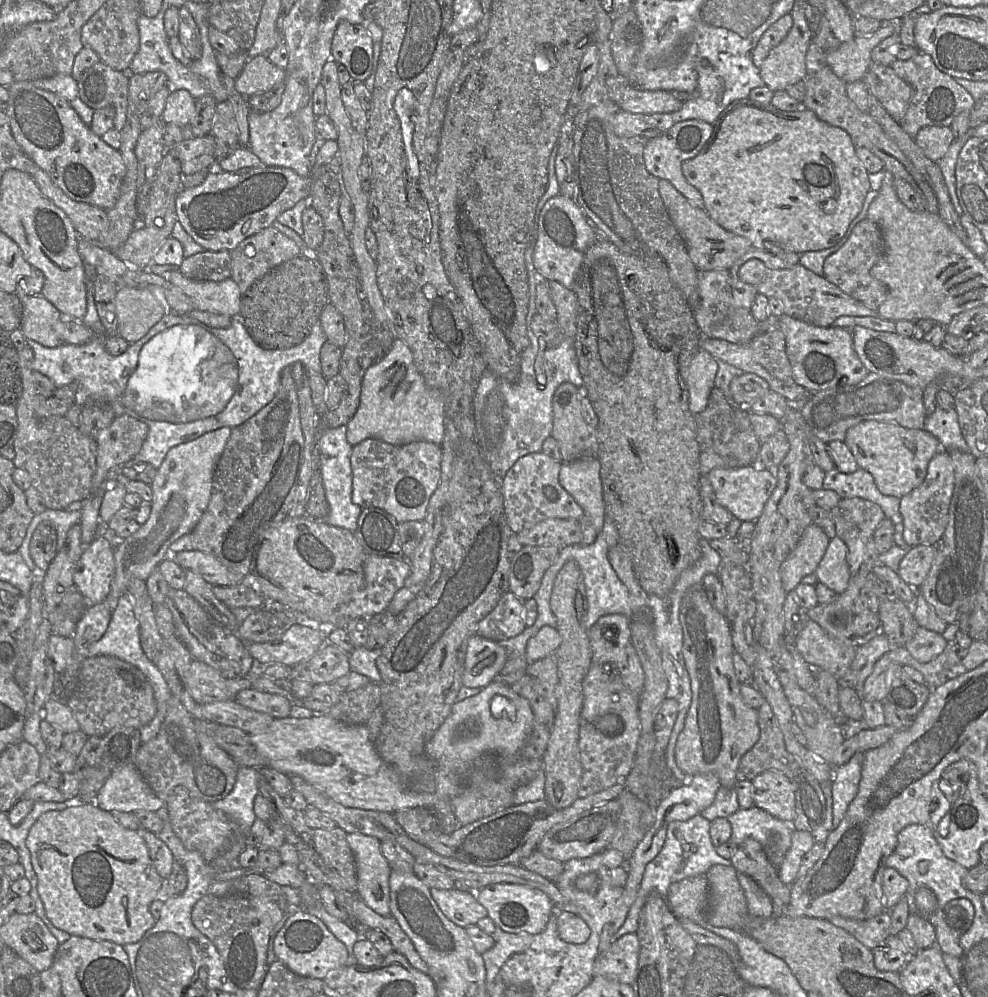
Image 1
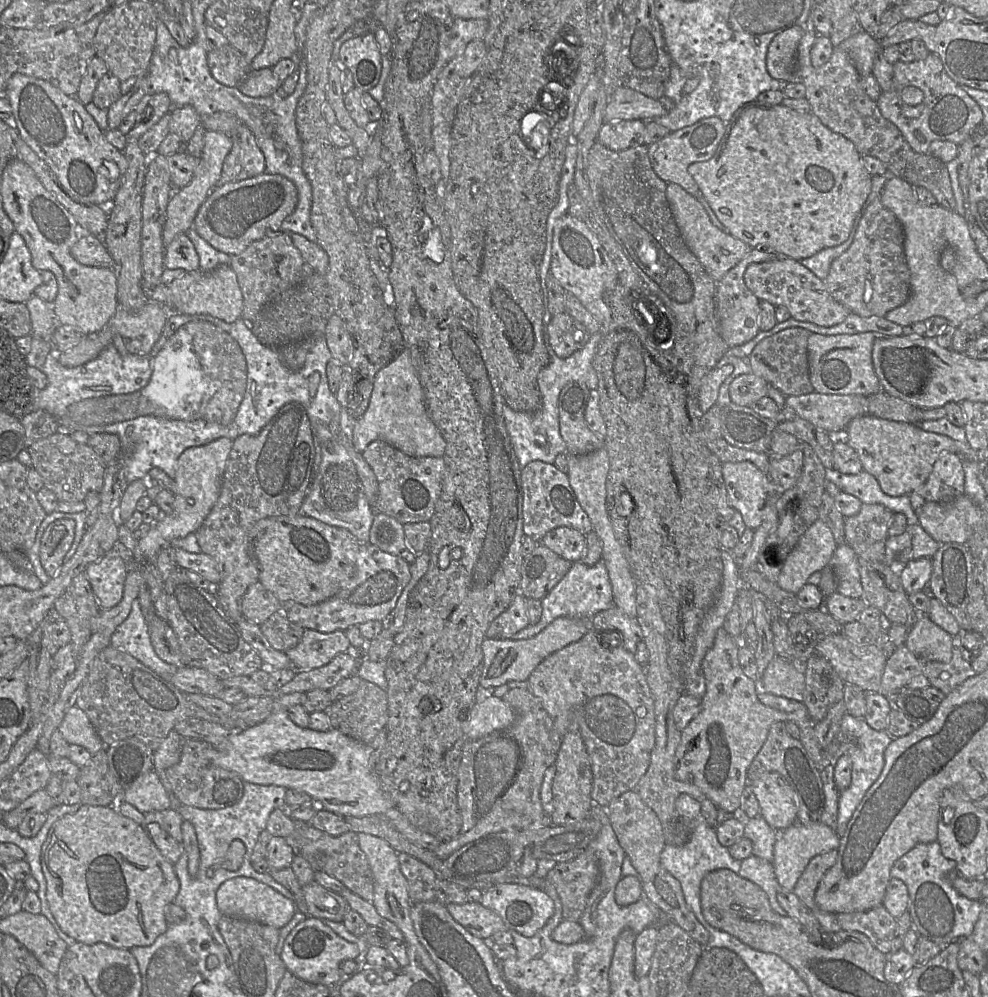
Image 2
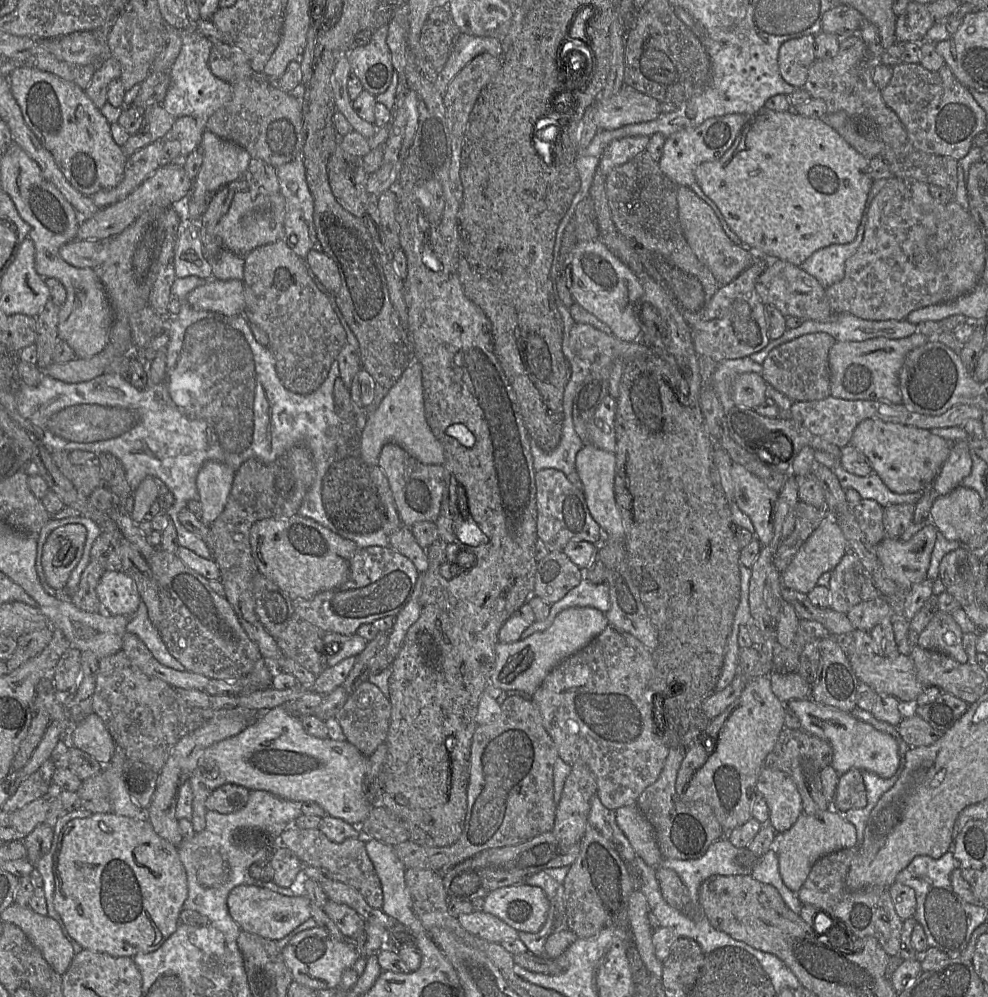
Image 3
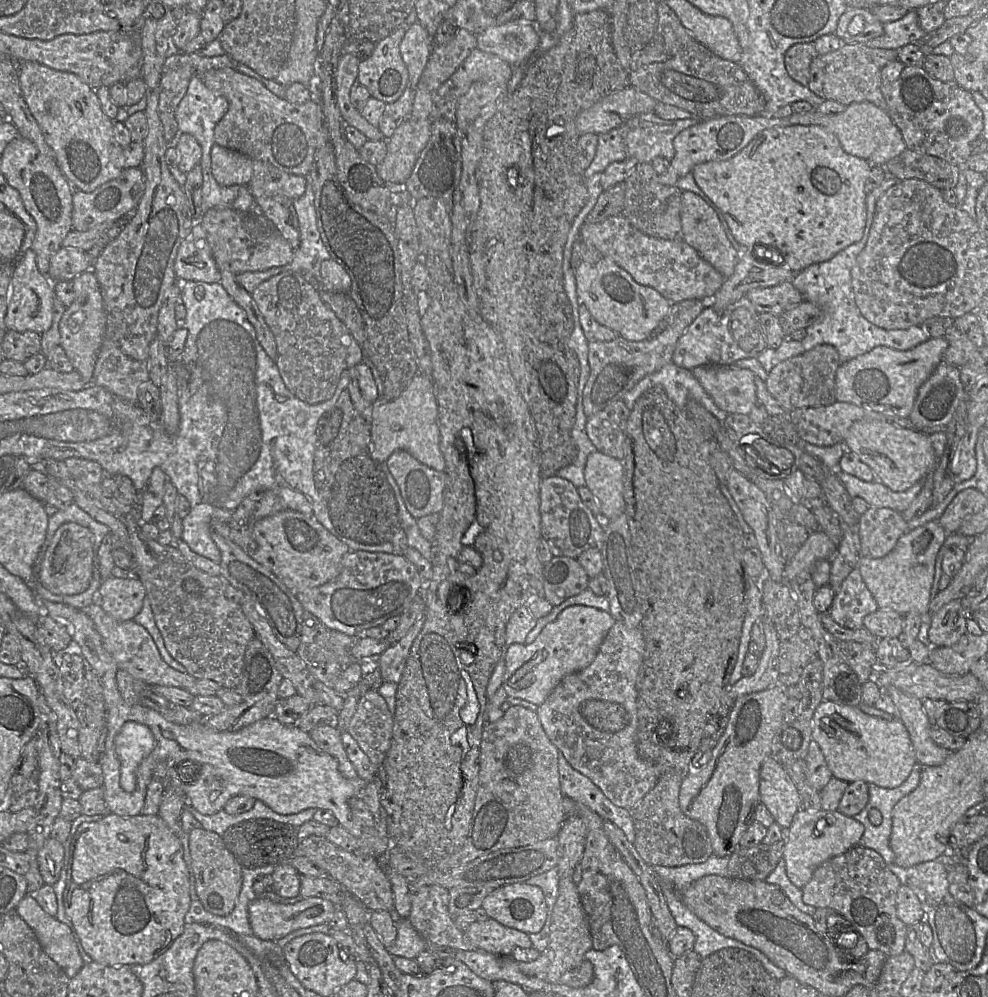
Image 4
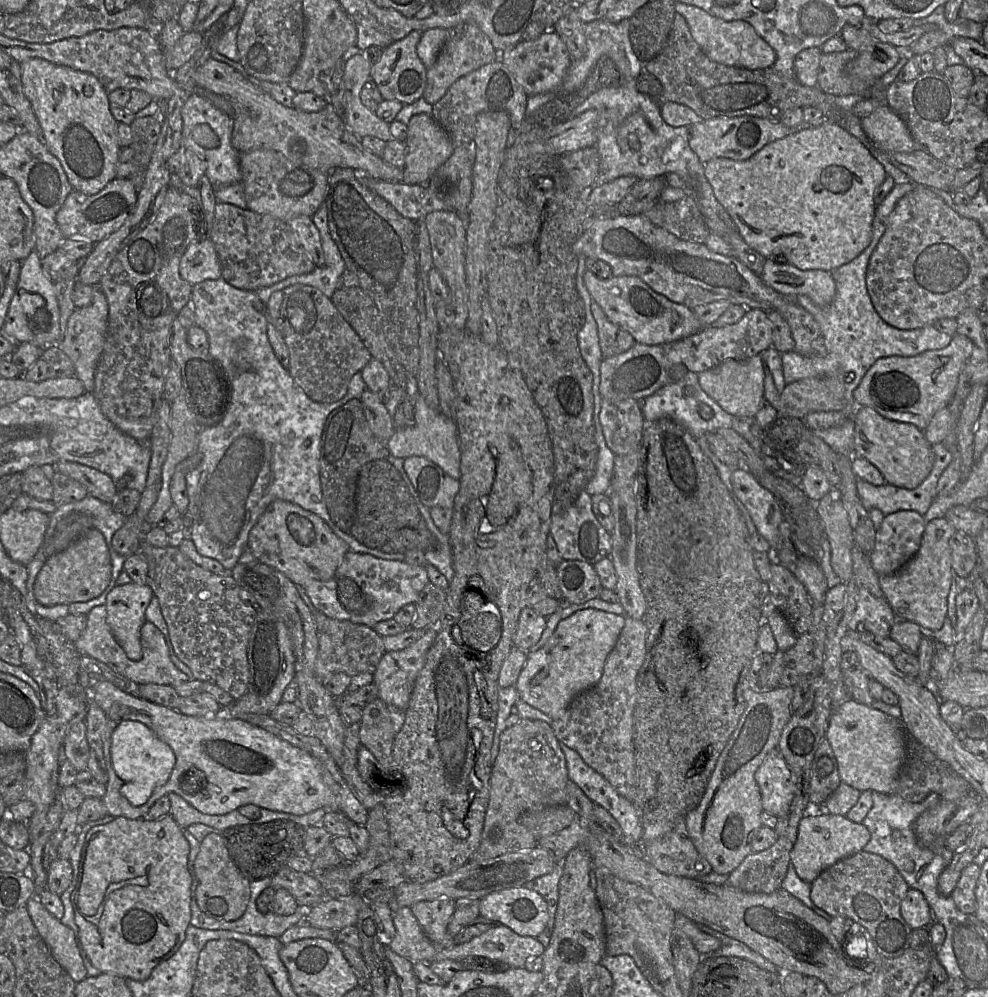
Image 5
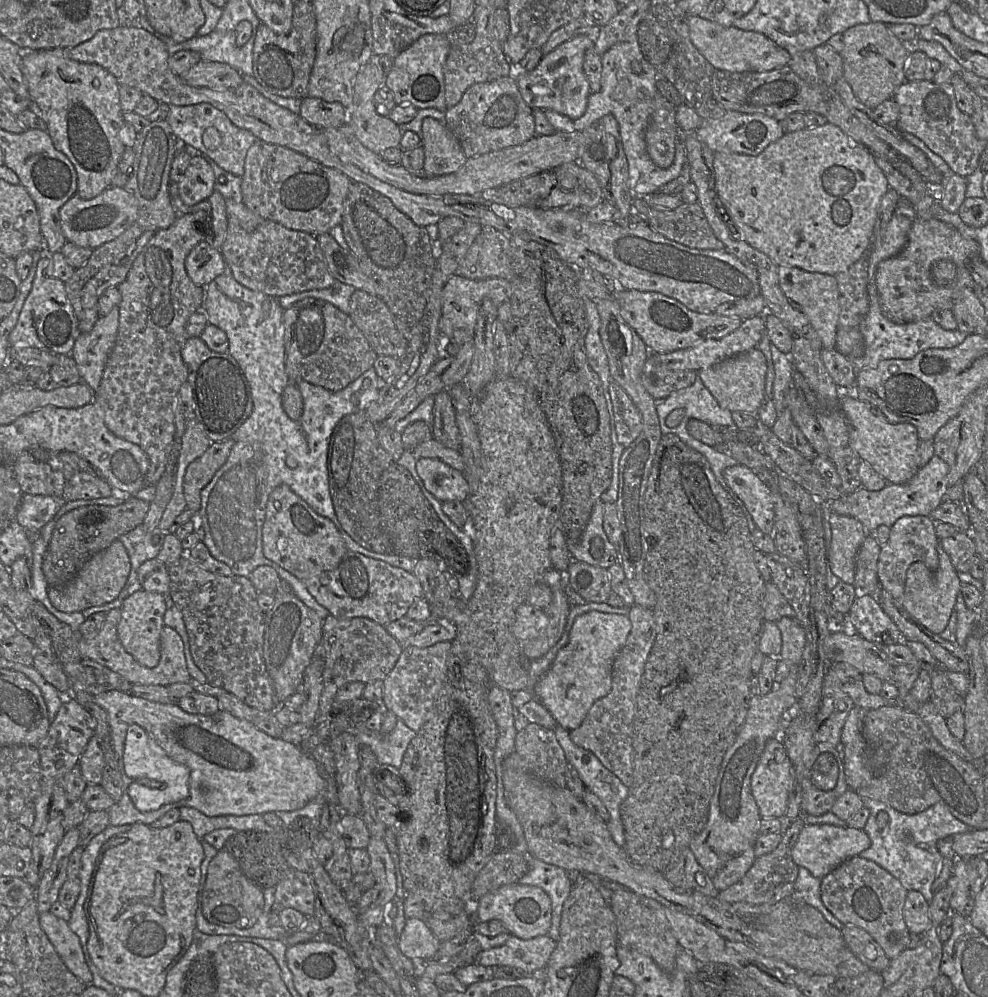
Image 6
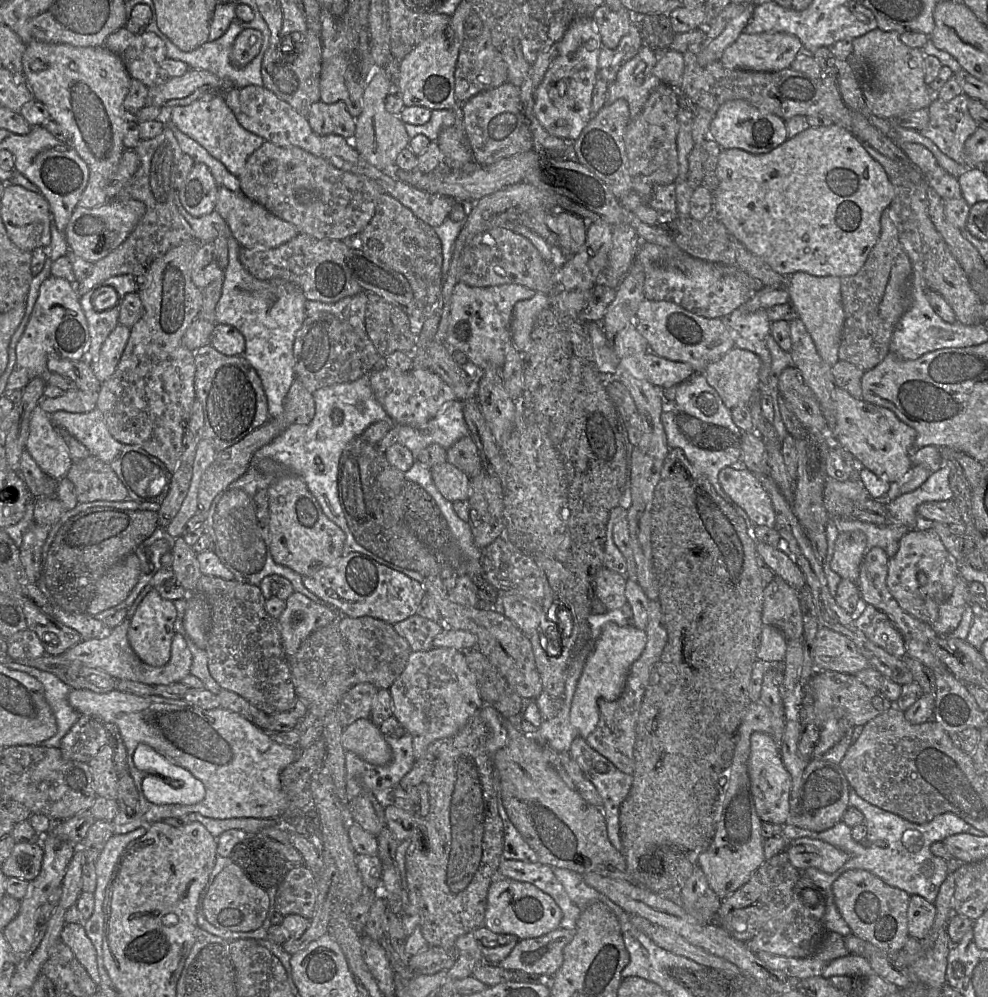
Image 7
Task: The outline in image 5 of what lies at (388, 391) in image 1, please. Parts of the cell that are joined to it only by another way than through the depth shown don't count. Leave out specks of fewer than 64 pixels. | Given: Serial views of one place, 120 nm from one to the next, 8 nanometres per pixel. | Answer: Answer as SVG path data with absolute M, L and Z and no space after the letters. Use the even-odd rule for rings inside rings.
M415 394L414 399L414 424L409 427L396 429L386 444L391 456L407 458L419 456L435 463L446 474L459 480L460 449L457 437L457 427L452 419L427 405L424 398Z

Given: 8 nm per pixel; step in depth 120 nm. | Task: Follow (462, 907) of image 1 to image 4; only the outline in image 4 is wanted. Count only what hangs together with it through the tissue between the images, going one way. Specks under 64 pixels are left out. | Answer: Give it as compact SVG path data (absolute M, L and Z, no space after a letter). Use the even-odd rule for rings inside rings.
M496 920L474 921L464 930L466 938L477 950L511 956L516 948L531 948L529 934L506 927Z

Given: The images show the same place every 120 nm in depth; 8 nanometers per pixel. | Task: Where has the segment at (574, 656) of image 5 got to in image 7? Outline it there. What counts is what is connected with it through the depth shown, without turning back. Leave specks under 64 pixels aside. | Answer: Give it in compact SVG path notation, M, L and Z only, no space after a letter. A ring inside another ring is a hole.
M607 623L603 626L600 636L593 641L571 703L570 722L579 732L579 736L585 739L596 728L599 721L599 699L615 701L620 697L629 669L642 654L646 641L645 631L634 625L618 626Z

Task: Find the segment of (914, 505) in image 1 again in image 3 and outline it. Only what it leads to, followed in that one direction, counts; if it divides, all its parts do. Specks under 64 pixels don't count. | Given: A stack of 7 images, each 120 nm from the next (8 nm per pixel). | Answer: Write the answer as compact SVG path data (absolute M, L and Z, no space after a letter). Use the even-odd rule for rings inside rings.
M957 441L937 476L932 487L938 496L943 496L957 488L972 469L971 451L967 441Z

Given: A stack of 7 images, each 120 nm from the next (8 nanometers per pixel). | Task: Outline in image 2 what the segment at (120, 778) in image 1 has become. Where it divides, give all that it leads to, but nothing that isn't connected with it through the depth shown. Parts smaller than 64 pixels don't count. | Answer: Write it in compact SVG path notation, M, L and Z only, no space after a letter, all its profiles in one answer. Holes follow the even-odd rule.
M155 770L147 772L130 788L123 791L119 800L135 806L143 814L171 808L169 795Z

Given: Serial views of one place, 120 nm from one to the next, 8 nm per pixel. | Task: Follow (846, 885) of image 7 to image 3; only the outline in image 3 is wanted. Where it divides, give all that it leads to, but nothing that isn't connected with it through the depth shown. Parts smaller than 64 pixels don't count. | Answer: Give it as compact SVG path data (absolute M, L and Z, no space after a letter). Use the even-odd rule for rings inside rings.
M856 846L827 854L812 866L807 879L797 892L802 903L811 904L828 913L836 922L844 925L843 932L858 938L874 937L891 957L899 952L903 920L897 915L890 887L868 886L860 890L850 890L846 886L846 876L856 854Z

